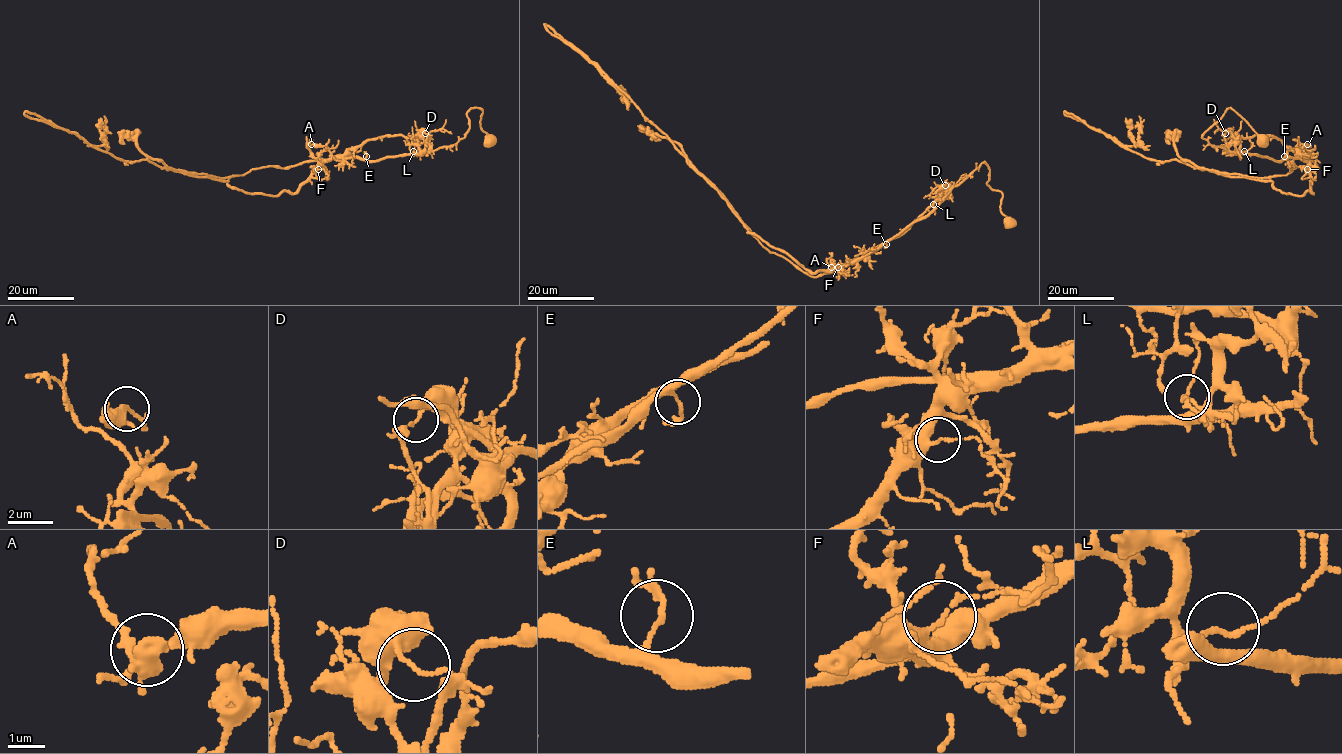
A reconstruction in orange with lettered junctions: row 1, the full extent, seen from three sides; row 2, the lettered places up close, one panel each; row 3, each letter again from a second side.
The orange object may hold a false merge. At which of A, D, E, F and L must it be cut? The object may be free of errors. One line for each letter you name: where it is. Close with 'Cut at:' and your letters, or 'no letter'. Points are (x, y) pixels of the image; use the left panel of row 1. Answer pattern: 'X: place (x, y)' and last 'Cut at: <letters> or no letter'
D: place (425, 133)
Cut at: D

